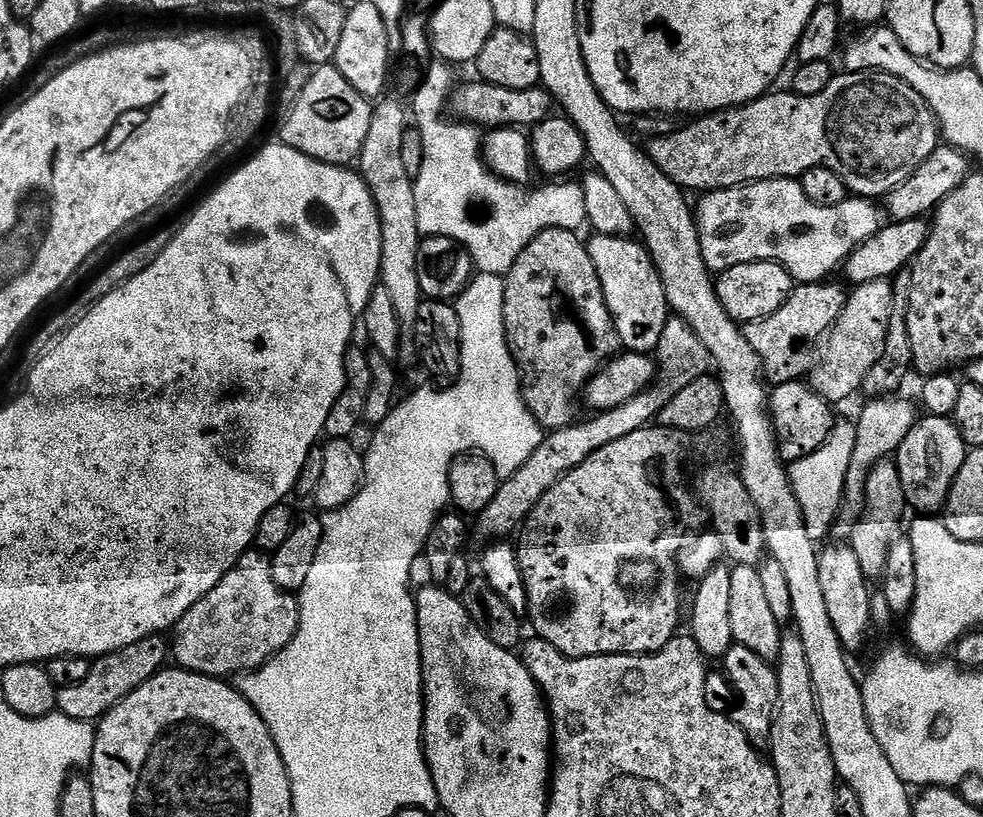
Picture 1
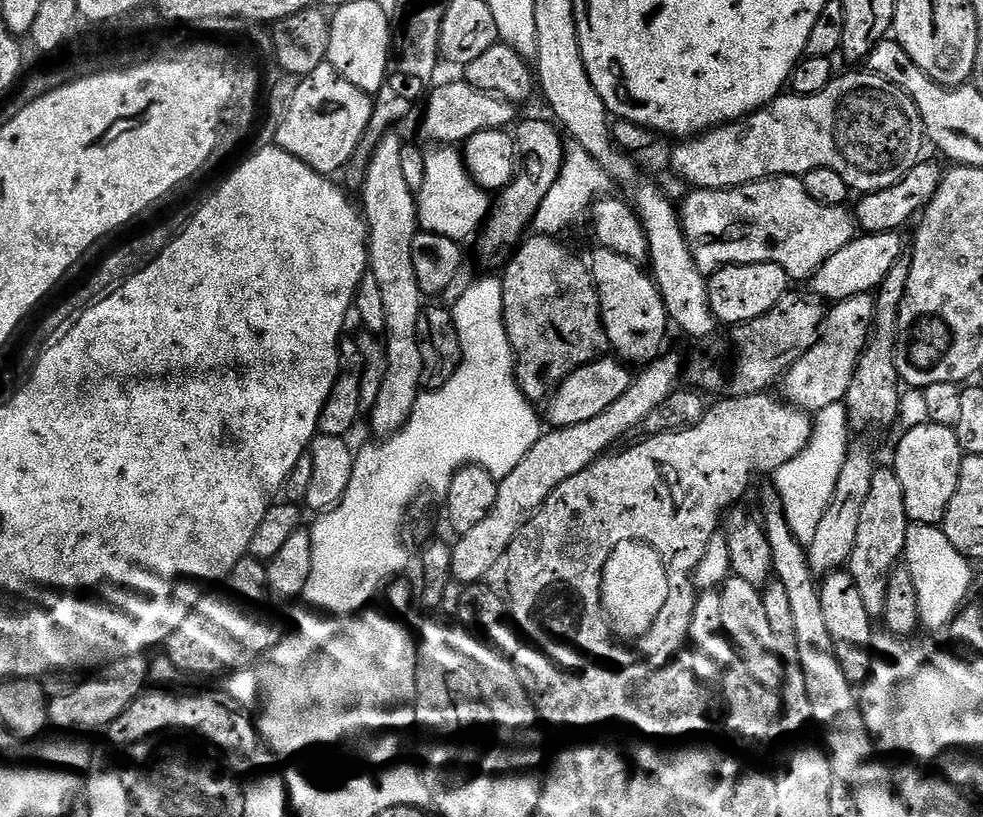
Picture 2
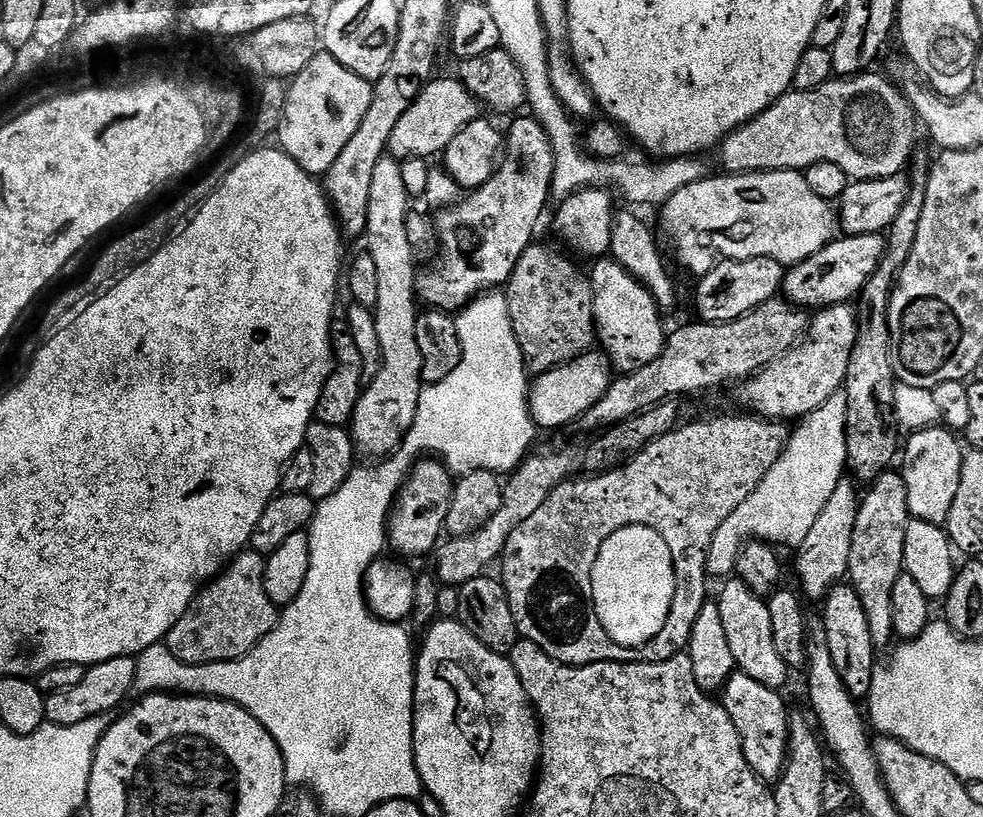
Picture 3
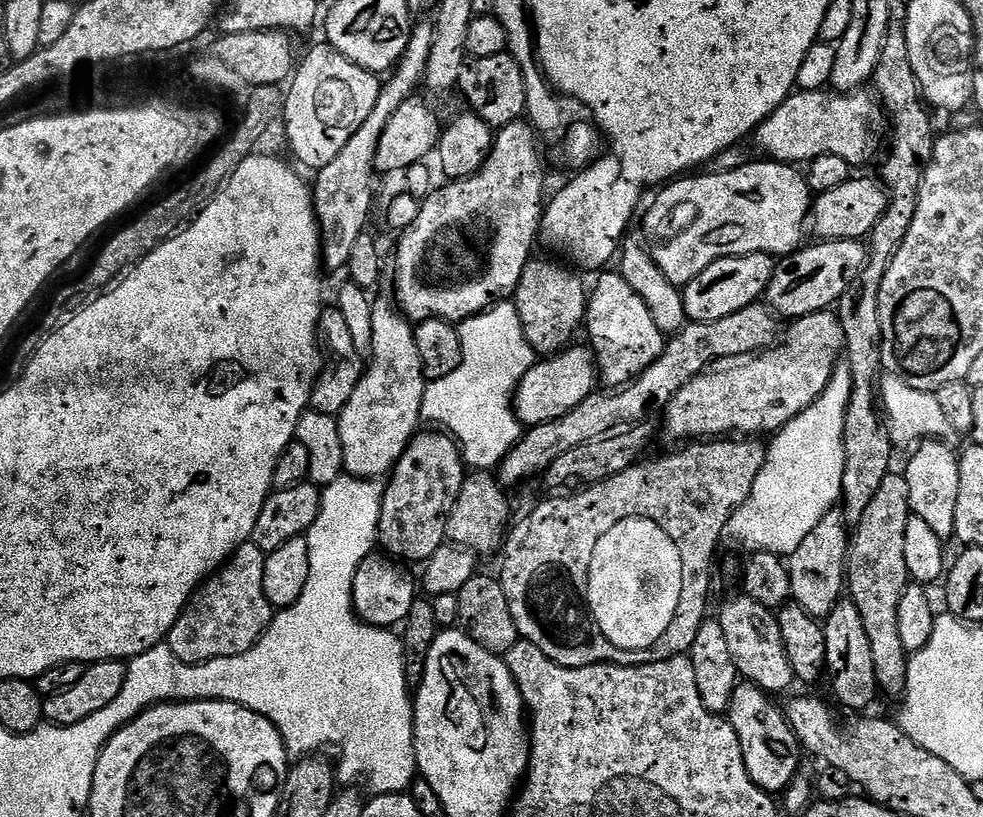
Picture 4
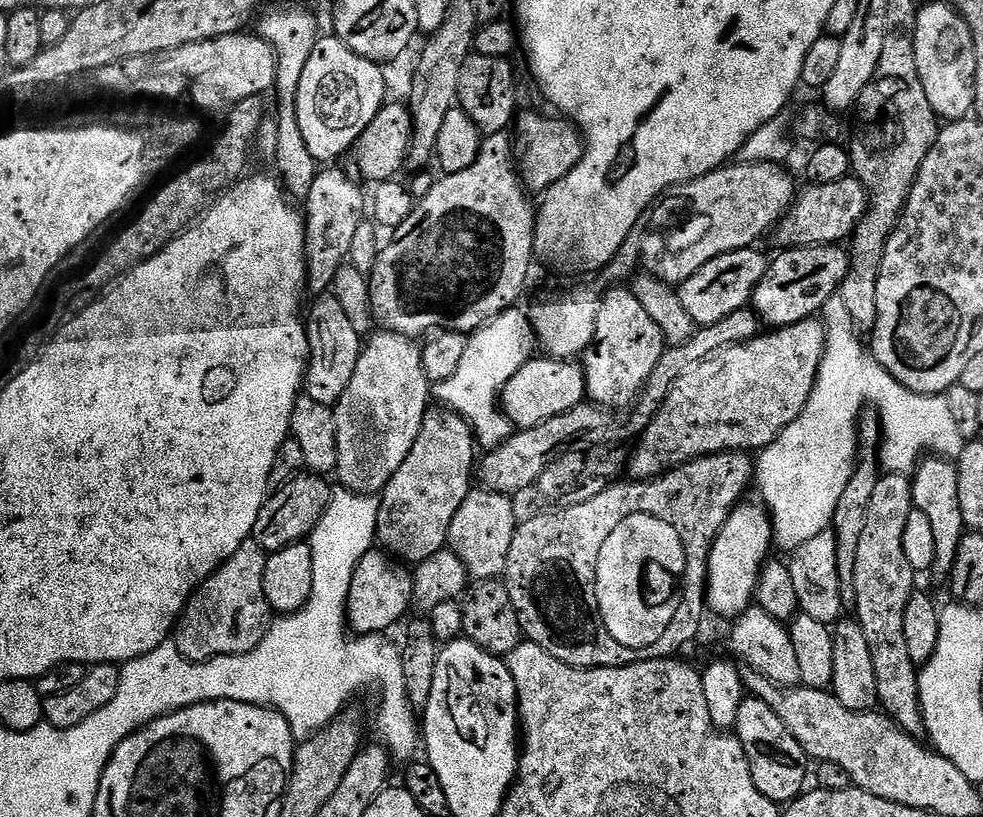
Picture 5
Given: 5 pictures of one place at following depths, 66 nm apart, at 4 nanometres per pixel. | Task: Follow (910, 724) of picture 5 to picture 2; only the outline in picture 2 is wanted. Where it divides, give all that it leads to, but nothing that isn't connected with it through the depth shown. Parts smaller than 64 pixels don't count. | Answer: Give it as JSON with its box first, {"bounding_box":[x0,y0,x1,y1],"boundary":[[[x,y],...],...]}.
{"bounding_box":[846,467,909,618],"boundary":[[[877,467],[872,474],[866,506],[862,506],[862,518],[858,522],[854,550],[846,565],[846,570],[854,578],[854,582],[858,582],[862,602],[866,602],[866,610],[873,618],[883,617],[886,586],[890,574],[901,563],[909,523],[906,498],[902,494],[902,482],[898,482],[898,474],[891,467]]]}

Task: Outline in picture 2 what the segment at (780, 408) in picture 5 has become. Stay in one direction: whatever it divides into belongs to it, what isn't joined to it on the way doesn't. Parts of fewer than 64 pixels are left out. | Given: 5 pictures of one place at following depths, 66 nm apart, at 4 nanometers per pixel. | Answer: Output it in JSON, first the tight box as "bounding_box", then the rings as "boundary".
{"bounding_box":[783,295,876,414],"boundary":[[[871,295],[835,301],[827,309],[816,345],[806,350],[806,354],[802,354],[802,358],[798,358],[798,362],[794,362],[794,366],[790,366],[784,373],[783,395],[810,414],[821,412],[826,406],[841,403],[850,390],[854,370],[868,344],[875,323],[876,302]]]}

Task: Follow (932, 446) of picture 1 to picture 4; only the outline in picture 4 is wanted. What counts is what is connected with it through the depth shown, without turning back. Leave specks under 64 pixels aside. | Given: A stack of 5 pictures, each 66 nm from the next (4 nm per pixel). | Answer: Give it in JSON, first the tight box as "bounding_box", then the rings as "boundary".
{"bounding_box":[902,440,960,542],"boundary":[[[925,440],[911,453],[908,469],[902,472],[906,486],[910,486],[908,507],[911,515],[922,518],[938,538],[948,542],[956,535],[954,513],[958,511],[958,474],[960,457],[951,443],[942,440]]]}

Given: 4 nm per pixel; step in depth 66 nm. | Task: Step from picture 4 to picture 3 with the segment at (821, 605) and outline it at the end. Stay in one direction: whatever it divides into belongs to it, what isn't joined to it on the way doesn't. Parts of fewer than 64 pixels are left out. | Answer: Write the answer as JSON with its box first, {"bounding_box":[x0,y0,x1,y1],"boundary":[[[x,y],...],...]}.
{"bounding_box":[796,479,862,601],"boundary":[[[855,479],[840,480],[838,486],[834,486],[834,494],[830,494],[830,502],[826,502],[822,514],[818,514],[818,522],[814,522],[810,534],[806,534],[806,538],[798,545],[800,558],[796,562],[796,572],[800,575],[805,597],[808,595],[812,600],[823,601],[847,577],[850,542],[854,538],[854,524],[858,518],[861,499],[862,492]]]}

